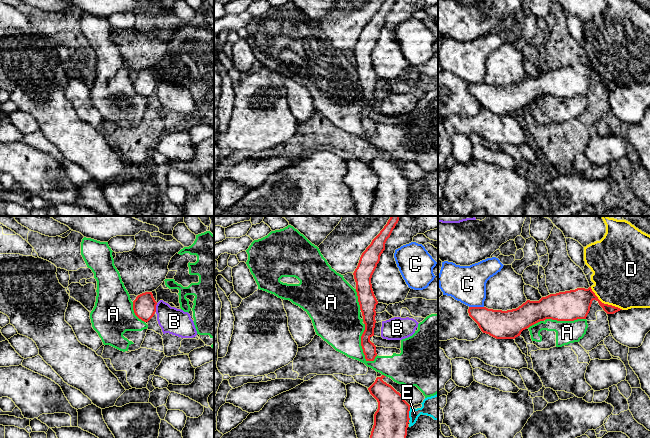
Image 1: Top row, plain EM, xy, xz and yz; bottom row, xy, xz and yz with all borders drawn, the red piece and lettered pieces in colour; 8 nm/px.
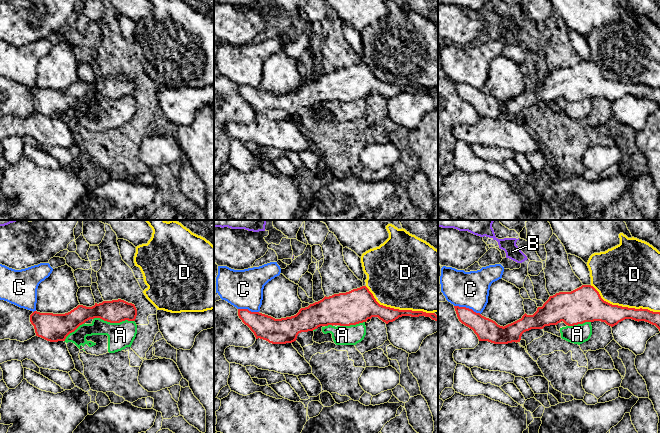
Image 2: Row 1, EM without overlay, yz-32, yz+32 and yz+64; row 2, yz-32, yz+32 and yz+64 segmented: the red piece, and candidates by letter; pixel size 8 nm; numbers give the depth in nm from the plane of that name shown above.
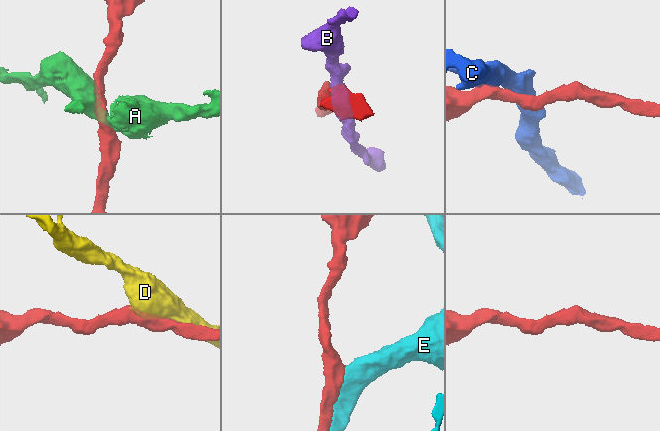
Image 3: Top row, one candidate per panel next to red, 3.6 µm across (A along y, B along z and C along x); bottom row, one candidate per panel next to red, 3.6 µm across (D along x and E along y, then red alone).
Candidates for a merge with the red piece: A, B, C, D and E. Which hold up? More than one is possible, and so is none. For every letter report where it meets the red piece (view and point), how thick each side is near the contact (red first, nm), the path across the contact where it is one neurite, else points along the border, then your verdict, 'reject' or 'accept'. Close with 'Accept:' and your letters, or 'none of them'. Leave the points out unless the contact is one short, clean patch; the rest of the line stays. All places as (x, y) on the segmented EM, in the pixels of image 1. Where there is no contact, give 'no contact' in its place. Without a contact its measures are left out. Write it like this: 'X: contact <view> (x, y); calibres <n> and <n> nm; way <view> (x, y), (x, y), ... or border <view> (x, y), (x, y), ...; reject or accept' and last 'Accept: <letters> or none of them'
A: contact xz (361, 345); calibres 110 and 360 nm; reject
B: contact xy (155, 307); calibres 190 and 220 nm; border xy (157, 303), (155, 311); reject
C: contact yz (476, 307); calibres 220 and 300 nm; border yz (469, 306), (483, 307); reject
D: contact yz (605, 304); calibres 240 and 460 nm; reject
E: contact xz (408, 414); calibres 280 and 190 nm; reject
Accept: none of them

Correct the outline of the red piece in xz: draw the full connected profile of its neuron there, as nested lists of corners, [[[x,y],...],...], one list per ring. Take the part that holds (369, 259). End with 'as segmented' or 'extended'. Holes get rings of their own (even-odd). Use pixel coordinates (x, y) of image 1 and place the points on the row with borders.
[[[391,216],[380,233],[372,240],[371,244],[362,253],[358,266],[353,275],[356,282],[356,292],[360,310],[365,324],[361,336],[361,346],[366,361],[374,361],[377,356],[376,346],[370,341],[374,336],[376,305],[378,301],[374,295],[371,278],[380,261],[380,256],[385,250],[385,243],[399,221],[399,216]]]; as segmented

